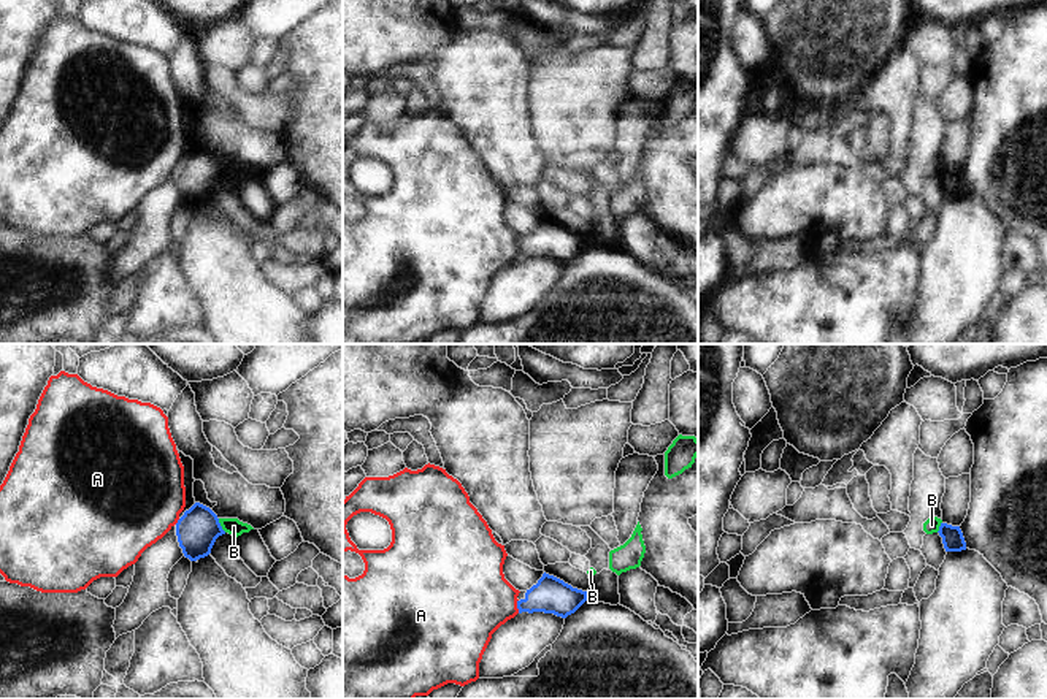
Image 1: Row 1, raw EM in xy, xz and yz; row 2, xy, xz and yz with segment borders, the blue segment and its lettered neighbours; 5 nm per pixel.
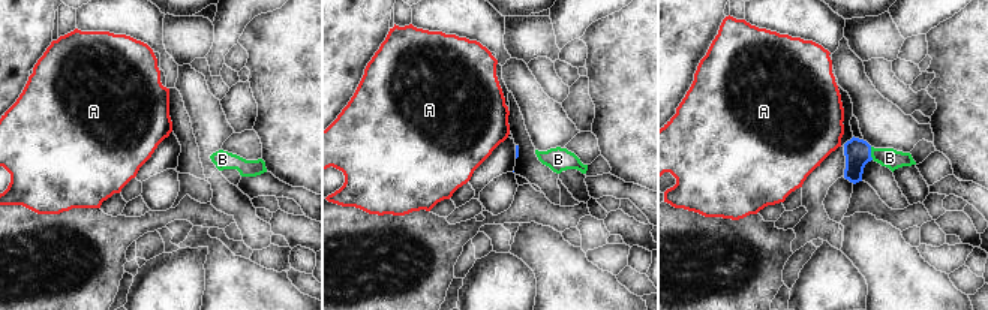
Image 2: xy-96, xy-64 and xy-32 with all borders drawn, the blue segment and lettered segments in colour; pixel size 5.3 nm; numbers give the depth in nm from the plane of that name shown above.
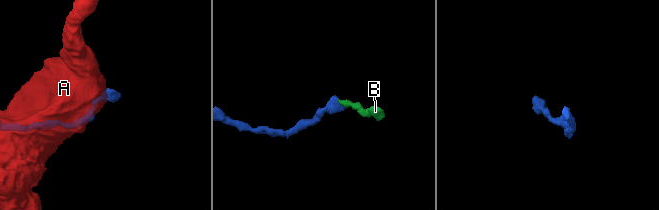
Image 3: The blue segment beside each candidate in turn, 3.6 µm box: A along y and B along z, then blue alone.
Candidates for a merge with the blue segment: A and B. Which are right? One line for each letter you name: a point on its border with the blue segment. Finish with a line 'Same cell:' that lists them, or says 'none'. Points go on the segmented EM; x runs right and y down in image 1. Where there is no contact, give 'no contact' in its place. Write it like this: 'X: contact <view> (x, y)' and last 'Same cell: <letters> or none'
B: contact xy (219, 525)
Same cell: B

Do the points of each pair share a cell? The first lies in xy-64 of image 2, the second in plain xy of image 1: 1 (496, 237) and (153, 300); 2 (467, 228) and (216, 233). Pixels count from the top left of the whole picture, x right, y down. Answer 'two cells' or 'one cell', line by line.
1: two cells
2: two cells

